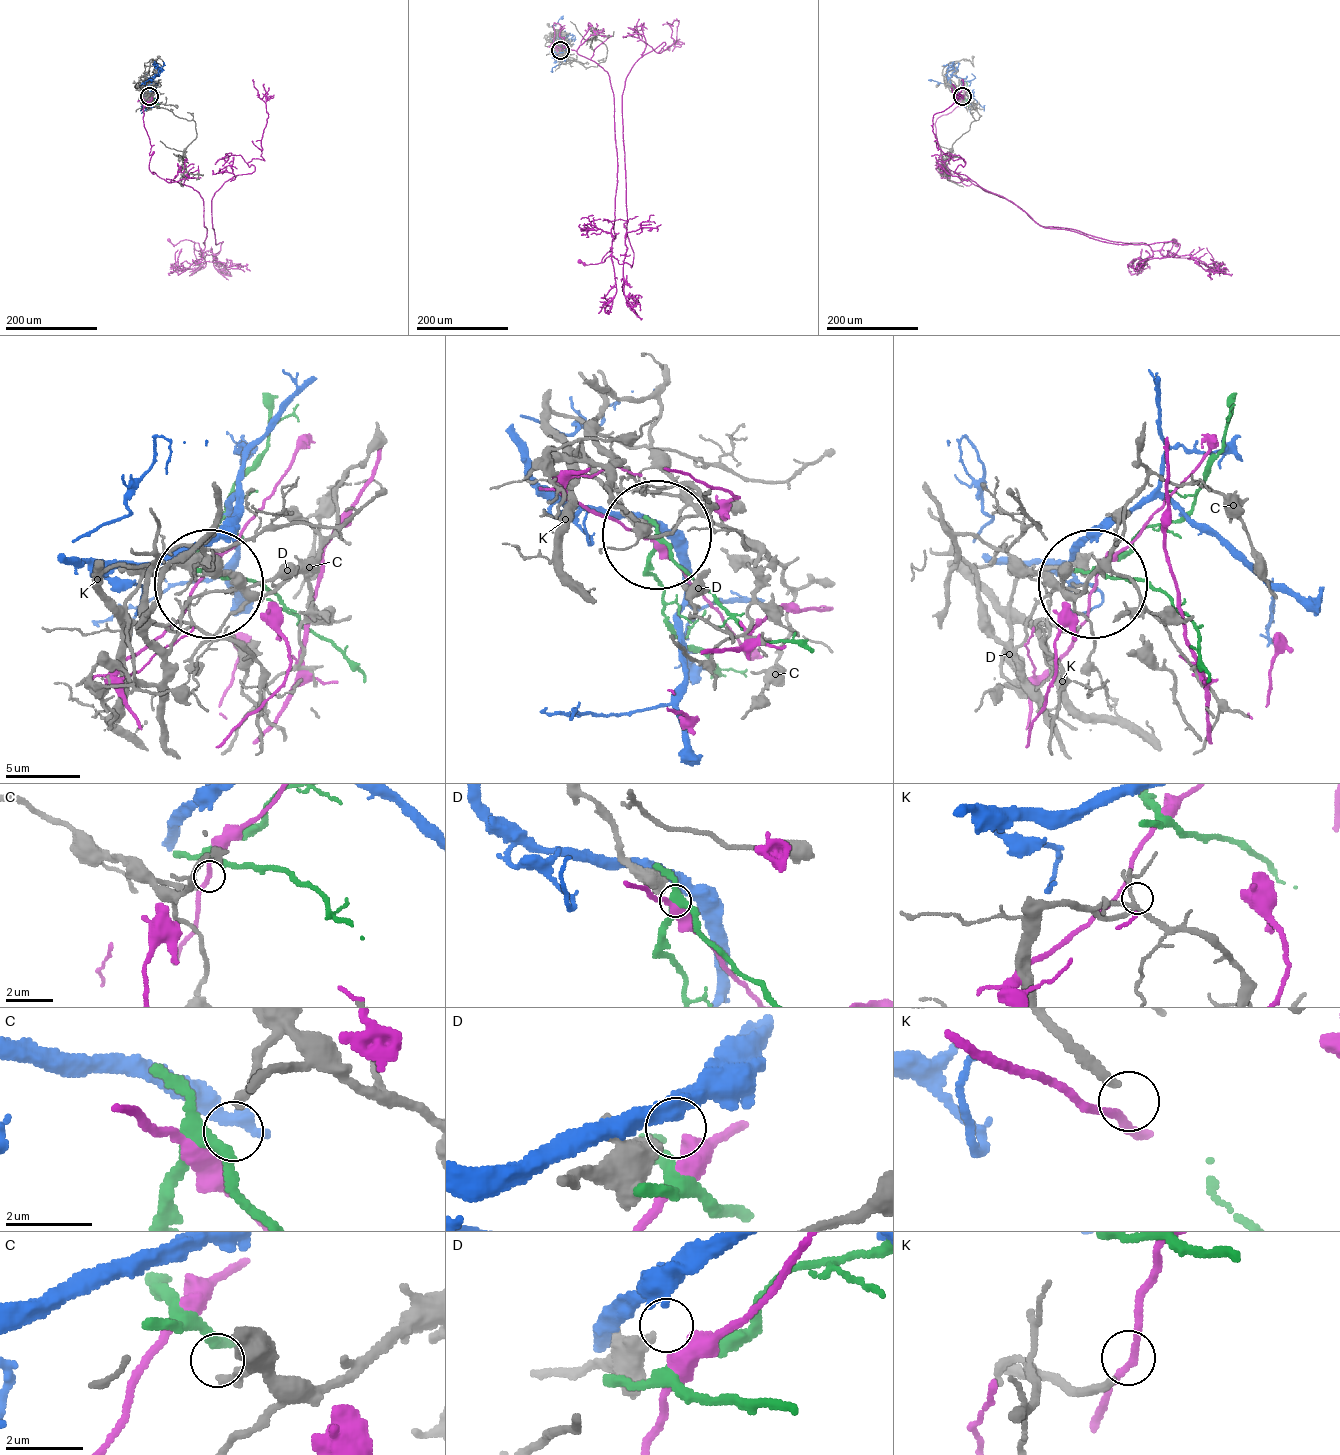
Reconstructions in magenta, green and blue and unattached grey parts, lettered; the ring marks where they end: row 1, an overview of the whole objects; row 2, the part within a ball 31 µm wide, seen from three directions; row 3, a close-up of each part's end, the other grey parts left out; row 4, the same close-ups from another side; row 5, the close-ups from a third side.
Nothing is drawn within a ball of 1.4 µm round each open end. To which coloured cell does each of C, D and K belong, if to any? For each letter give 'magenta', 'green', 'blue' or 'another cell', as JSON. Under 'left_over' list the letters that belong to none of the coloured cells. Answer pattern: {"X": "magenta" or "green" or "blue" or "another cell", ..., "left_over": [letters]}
{"C": "another cell", "D": "another cell", "K": "another cell", "left_over": ["C", "D", "K"]}

